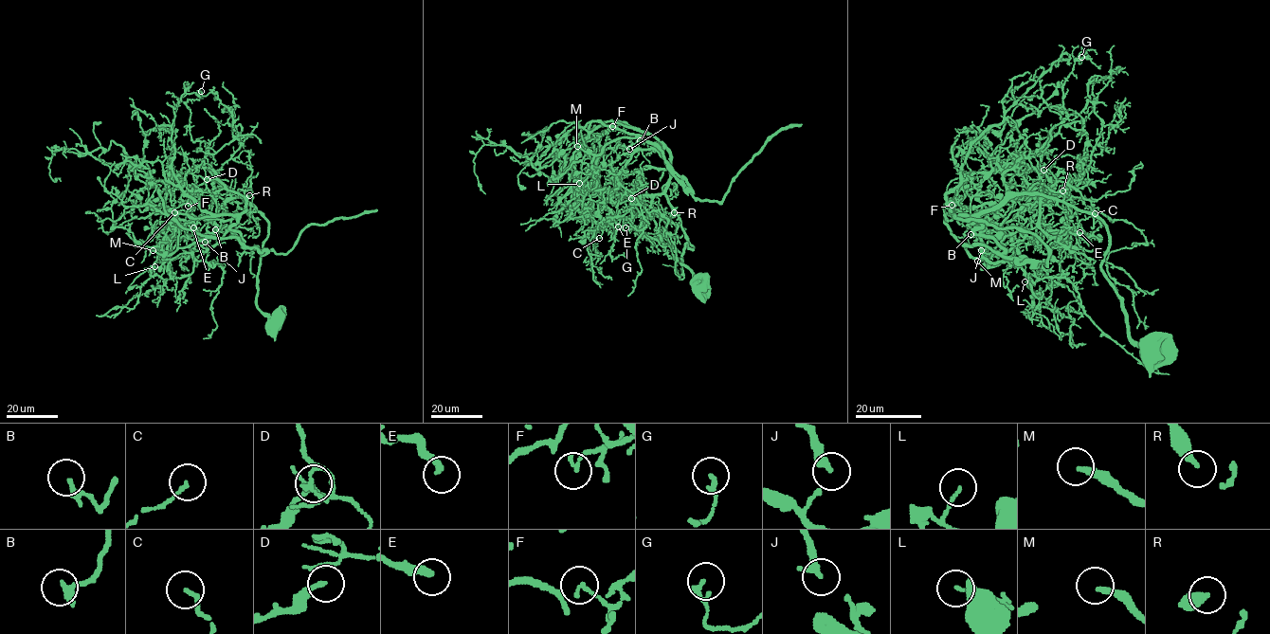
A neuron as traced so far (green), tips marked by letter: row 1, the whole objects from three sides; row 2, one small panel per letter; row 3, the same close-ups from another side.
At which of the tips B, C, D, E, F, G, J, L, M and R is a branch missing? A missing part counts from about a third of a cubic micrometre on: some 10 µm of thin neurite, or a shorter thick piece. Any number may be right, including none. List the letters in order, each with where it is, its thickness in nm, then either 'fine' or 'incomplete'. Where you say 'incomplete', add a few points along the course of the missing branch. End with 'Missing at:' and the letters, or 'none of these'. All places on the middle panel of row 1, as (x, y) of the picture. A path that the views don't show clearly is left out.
B: at (640, 140); 170 nm thick; fine
C: at (599, 238); 150 nm thick; fine
D: at (631, 198); 120 nm thick; fine
E: at (618, 226); 280 nm thick; fine
F: at (612, 126); 120 nm thick; fine
G: at (625, 227); 150 nm thick; fine
J: at (629, 149); 200 nm thick; fine
L: at (579, 183); 110 nm thick; fine
M: at (577, 146); 240 nm thick; fine
R: at (674, 212); 240 nm thick; incomplete; missing branch runs (674, 212), (680, 222), (685, 222), (687, 213), (679, 209), (677, 216), (679, 219)
Missing at: R

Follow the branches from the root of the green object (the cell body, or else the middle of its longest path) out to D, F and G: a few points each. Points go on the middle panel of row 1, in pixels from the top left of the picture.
D: (701, 280), (680, 263), (684, 245), (693, 246), (665, 193), (669, 172), (622, 173), (610, 198), (631, 198)
F: (701, 280), (680, 263), (684, 245), (693, 246), (665, 193), (670, 153), (650, 135), (621, 122), (612, 126)
G: (701, 280), (680, 263), (693, 246), (665, 193), (668, 170), (642, 172), (628, 199), (658, 215), (625, 227)

